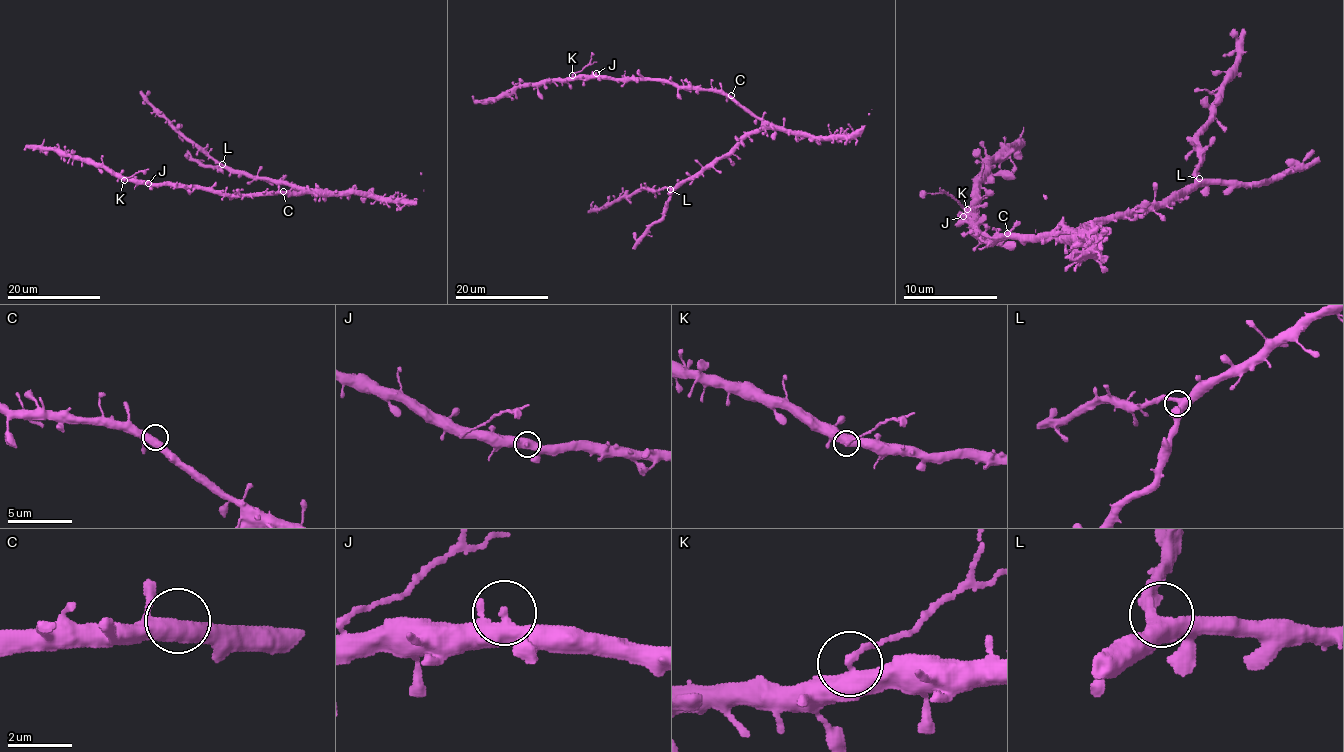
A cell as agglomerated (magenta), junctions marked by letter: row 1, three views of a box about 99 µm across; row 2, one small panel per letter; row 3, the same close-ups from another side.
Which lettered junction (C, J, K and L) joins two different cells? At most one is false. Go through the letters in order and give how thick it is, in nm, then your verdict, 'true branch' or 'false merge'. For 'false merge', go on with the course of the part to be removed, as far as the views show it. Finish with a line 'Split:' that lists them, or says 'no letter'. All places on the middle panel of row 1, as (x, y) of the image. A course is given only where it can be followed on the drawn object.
C: 440 nm | true branch
J: 360 nm | true branch
K: 360 nm | false merge | (572, 76), (587, 64), (592, 52)
L: 420 nm | true branch
Split: K

